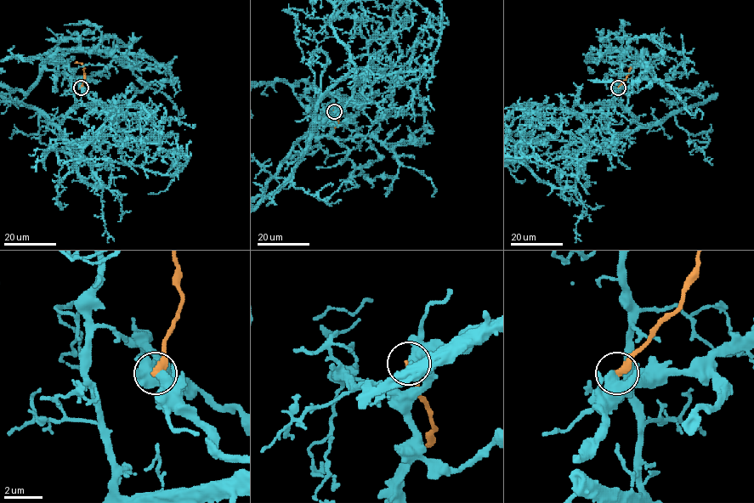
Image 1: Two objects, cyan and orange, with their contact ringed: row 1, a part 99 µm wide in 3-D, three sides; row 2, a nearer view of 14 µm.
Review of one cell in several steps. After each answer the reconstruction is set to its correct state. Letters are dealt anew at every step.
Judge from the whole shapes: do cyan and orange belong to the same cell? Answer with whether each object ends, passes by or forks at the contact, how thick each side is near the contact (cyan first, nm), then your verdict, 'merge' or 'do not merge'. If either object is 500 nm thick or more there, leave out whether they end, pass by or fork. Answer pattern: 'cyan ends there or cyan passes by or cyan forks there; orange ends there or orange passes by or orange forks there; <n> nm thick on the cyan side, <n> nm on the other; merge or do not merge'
500 nm thick on the cyan side, 400 nm on the other; do not merge

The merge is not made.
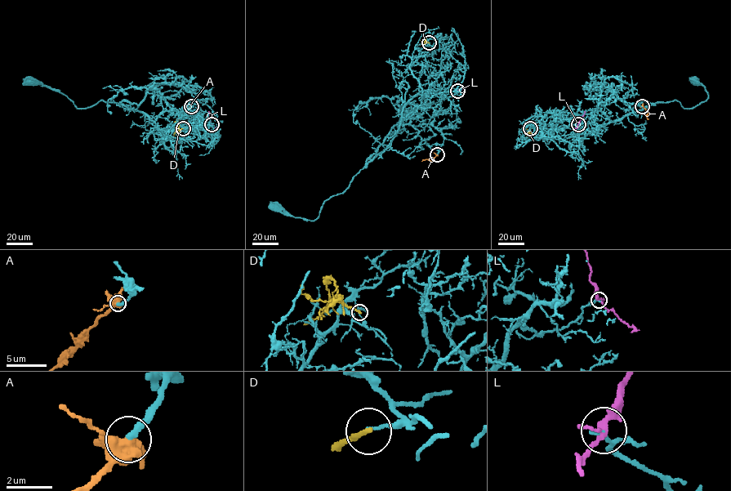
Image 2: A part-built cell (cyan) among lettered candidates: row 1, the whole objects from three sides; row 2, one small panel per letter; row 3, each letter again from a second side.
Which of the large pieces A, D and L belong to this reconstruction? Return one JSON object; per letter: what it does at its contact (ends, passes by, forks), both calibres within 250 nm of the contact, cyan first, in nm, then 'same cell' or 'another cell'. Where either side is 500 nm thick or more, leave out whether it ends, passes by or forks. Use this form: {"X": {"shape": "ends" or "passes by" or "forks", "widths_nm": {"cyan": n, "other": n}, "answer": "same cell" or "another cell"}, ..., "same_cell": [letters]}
{"A": {"widths_nm": {"cyan": 340, "other": 550}, "answer": "same cell"}, "D": {"shape": "ends", "widths_nm": {"cyan": 120, "other": 200}, "answer": "another cell"}, "L": {"shape": "forks", "widths_nm": {"cyan": 220, "other": 200}, "answer": "another cell"}, "same_cell": ["A"]}

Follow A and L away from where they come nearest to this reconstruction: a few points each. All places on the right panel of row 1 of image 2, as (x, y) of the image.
A: (642, 106), (646, 109), (648, 119)
L: (578, 124), (585, 111)

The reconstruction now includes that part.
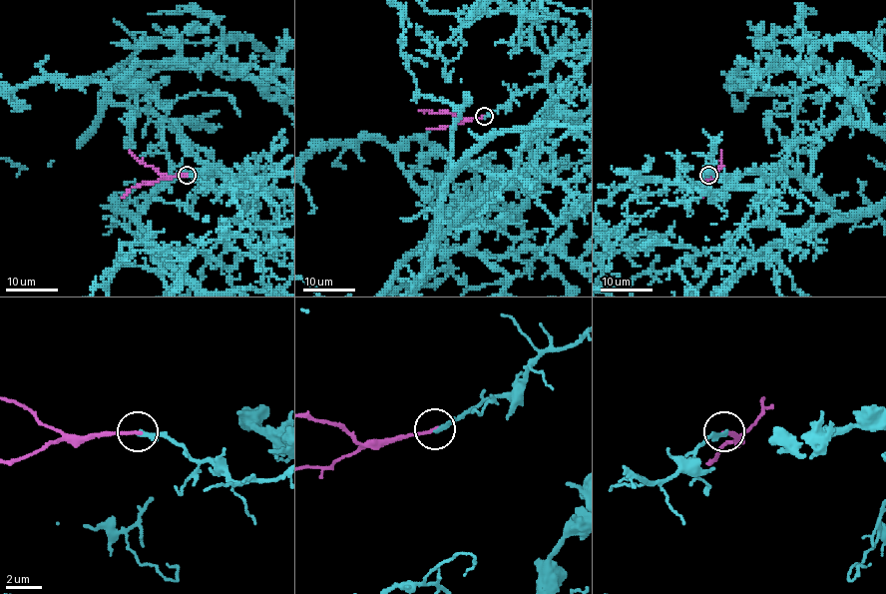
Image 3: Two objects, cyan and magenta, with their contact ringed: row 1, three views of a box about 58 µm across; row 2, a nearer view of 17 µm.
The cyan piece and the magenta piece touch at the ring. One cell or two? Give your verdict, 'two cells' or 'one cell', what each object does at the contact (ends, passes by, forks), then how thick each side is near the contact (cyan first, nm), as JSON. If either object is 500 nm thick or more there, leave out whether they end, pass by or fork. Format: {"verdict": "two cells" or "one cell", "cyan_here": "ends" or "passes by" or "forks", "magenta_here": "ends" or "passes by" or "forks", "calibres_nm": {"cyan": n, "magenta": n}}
{"verdict": "two cells", "cyan_here": "ends", "magenta_here": "ends", "calibres_nm": {"cyan": 220, "magenta": 200}}

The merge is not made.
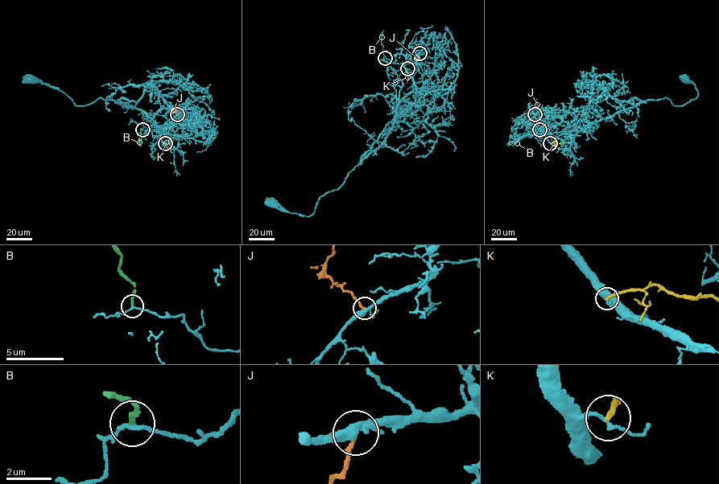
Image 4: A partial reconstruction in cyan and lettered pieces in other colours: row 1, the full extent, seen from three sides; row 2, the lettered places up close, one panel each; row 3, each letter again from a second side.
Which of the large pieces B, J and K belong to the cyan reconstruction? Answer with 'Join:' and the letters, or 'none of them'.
Join: none of them

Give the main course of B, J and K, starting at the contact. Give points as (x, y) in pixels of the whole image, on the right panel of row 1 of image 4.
B: (539, 129), (532, 129), (512, 146)
J: (535, 114), (541, 110), (535, 100)
K: (550, 143), (564, 144)

